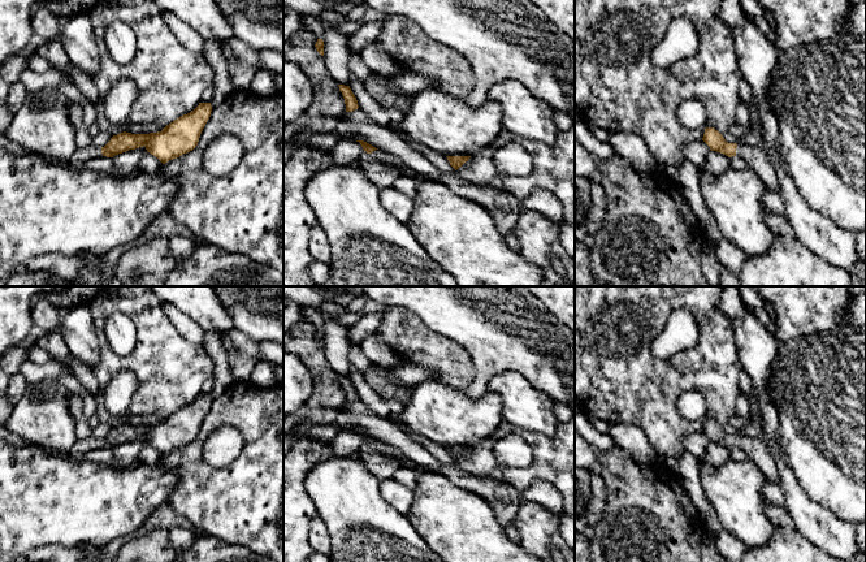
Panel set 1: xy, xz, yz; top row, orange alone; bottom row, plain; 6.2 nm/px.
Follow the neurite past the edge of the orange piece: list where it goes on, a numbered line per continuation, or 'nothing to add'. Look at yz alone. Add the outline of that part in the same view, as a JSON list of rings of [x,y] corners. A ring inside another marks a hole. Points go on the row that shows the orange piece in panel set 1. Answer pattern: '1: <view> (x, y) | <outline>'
1: yz (754, 156) | [[[737,144],[736,156],[740,156],[749,169],[755,172],[763,185],[780,194],[779,180],[774,165],[761,146]]]

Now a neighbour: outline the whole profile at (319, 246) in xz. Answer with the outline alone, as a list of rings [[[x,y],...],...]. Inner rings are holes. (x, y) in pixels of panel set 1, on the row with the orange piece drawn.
[[[316,224],[309,234],[309,254],[313,260],[329,264],[330,263],[330,245],[328,242],[324,229]]]

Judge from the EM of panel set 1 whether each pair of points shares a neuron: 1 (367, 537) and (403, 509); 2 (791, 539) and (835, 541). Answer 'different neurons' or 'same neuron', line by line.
1: different neurons
2: different neurons

